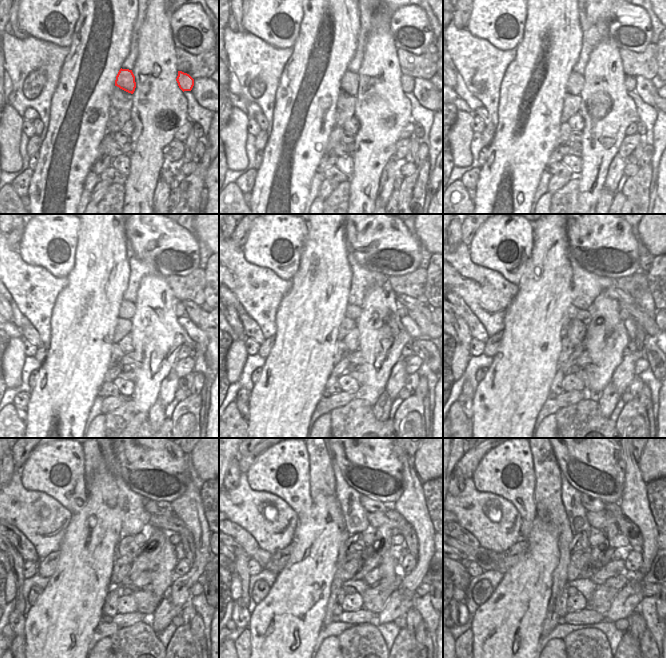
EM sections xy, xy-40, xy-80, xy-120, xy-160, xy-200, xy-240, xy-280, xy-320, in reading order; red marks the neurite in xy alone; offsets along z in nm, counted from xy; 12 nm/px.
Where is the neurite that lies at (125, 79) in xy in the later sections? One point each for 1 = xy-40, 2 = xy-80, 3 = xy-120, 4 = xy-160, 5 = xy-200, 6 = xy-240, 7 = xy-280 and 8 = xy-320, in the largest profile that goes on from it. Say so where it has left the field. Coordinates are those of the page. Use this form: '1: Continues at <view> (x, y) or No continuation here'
1: Continues at xy-40 (350, 82)
2: Continues at xy-80 (575, 83)
3: Continues at xy-120 (127, 309)
4: Continues at xy-160 (352, 311)
5: Continues at xy-200 (583, 315)
6: Continues at xy-240 (141, 538)
7: Continues at xy-280 (369, 535)
8: Continues at xy-320 (596, 537)

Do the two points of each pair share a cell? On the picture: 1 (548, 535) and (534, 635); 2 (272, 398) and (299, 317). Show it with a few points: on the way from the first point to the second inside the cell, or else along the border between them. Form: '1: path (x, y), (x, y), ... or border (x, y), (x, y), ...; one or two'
1: path (540, 560), (531, 574), (522, 583), (522, 610); one
2: path (283, 378), (285, 355), (296, 337); one

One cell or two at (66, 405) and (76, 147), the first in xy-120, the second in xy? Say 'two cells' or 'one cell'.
two cells

